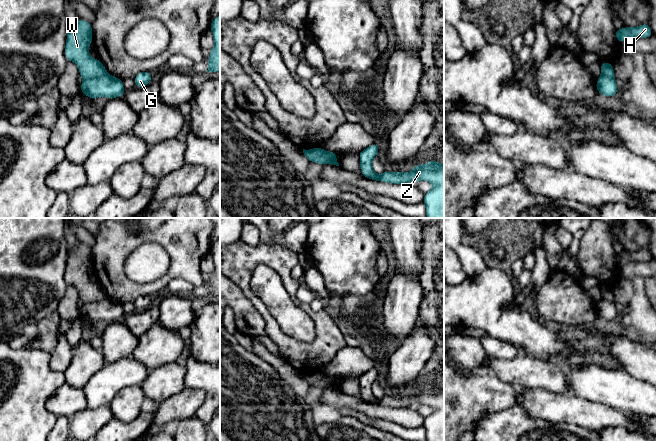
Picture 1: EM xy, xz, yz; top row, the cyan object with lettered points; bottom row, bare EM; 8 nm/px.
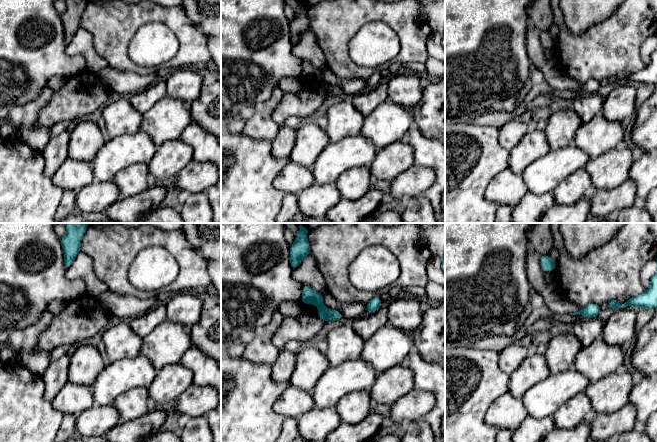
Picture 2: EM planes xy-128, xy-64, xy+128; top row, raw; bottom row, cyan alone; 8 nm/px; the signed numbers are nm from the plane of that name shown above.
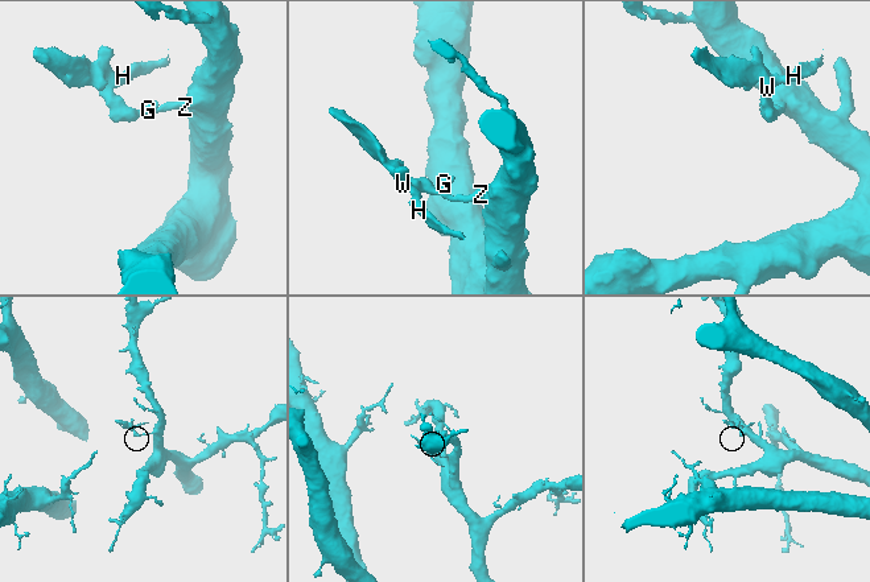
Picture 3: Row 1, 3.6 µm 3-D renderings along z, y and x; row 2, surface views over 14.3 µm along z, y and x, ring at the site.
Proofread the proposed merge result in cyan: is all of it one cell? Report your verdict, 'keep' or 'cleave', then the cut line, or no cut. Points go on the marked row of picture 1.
cleave | xy (106, 72), (98, 77), (89, 77), (83, 80)

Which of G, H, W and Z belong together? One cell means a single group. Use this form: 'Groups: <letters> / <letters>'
Groups: G Z / H W

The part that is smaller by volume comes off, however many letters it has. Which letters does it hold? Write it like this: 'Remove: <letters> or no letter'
Remove: H, W

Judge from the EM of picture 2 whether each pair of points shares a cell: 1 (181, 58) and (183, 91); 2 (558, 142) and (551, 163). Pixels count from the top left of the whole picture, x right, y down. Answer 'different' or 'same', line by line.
1: different
2: different

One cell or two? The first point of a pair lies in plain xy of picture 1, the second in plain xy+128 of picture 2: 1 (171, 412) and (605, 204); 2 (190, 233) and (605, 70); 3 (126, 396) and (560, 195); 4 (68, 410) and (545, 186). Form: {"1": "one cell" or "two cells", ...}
{"1": "one cell", "2": "one cell", "3": "one cell", "4": "two cells"}

